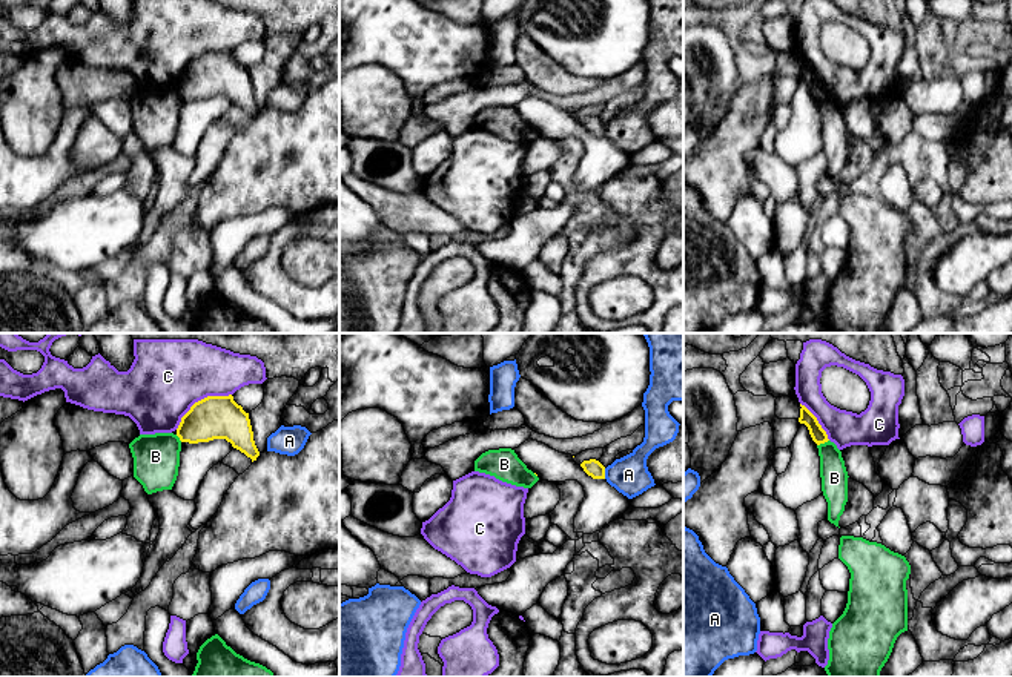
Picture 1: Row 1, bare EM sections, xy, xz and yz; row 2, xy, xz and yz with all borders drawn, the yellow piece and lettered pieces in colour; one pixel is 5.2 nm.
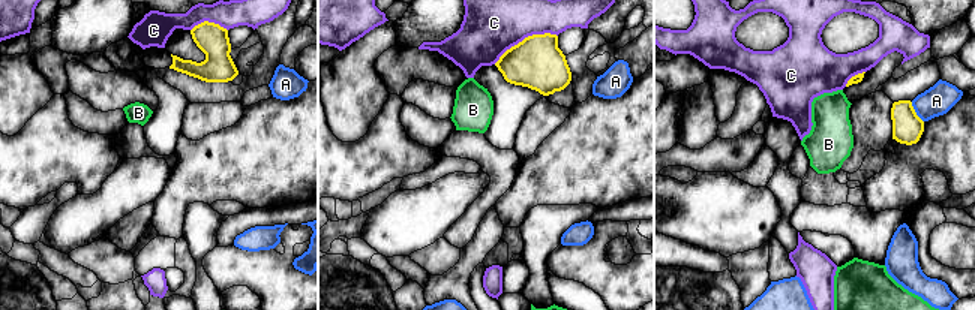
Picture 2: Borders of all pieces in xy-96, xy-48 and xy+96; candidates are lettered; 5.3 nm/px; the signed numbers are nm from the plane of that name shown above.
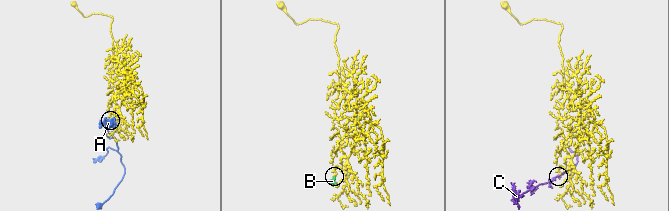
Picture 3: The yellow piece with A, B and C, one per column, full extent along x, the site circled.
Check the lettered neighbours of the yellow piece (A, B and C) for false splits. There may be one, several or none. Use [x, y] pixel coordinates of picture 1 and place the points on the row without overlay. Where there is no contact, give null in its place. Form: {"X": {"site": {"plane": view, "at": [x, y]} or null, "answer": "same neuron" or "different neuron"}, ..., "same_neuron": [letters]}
{"A": {"site": {"plane": "xz", "at": [604, 129]}, "answer": "different neuron"}, "B": {"site": {"plane": "yz", "at": [822, 99]}, "answer": "different neuron"}, "C": {"site": {"plane": "xy", "at": [201, 56]}, "answer": "different neuron"}, "same_neuron": []}

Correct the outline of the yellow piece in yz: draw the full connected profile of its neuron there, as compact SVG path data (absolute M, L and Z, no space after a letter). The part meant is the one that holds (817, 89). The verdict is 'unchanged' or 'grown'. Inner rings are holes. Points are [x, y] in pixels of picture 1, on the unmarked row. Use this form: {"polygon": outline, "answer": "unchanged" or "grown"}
{"polygon": "M800 60L800 63L802 64L800 64L799 78L808 83L812 97L817 101L828 98L829 97L828 91L819 80L817 74L805 61Z", "answer": "unchanged"}

